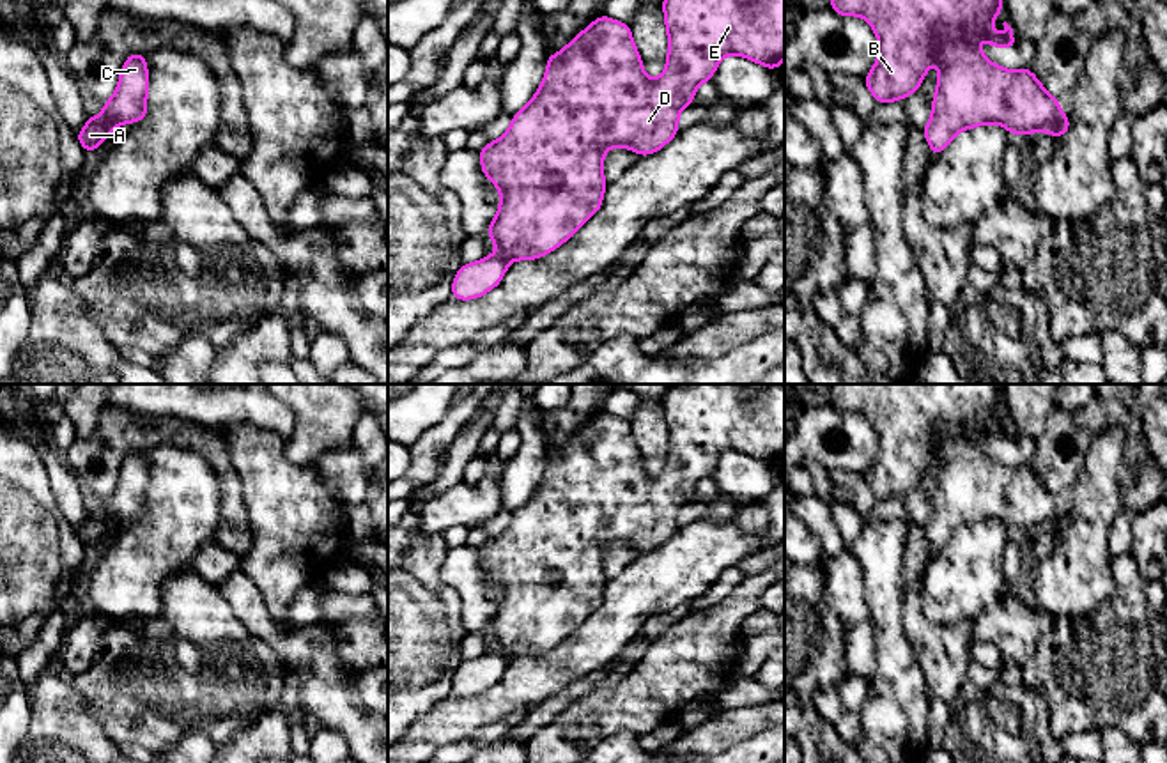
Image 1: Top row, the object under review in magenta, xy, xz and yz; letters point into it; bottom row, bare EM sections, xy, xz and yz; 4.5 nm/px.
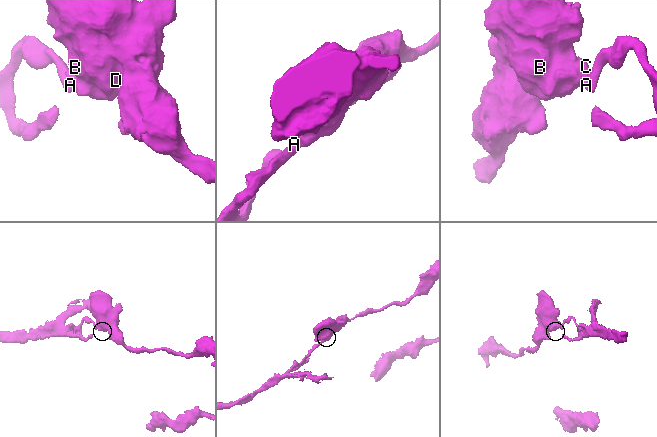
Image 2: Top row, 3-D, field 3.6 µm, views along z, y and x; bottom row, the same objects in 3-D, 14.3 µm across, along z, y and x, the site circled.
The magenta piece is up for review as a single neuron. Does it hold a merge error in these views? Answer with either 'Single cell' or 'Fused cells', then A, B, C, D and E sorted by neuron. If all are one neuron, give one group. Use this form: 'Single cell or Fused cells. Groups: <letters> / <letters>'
Fused cells. Groups: A / B C D E

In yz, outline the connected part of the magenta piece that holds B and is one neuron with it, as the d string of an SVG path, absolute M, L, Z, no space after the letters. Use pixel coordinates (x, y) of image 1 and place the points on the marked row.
M831 0L831 11L839 16L862 16L877 34L878 57L862 81L880 104L914 94L930 62L937 60L940 71L931 119L921 127L933 158L963 129L1001 124L1009 135L1045 133L1061 113L1063 103L1043 89L1031 67L1009 71L995 66L974 42L983 37L992 48L1016 46L1006 21L1002 35L990 30L993 16L1004 12L1001 0Z

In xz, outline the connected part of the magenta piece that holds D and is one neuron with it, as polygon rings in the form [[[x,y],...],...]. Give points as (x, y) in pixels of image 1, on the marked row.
[[[661,0],[664,9],[664,23],[668,30],[668,58],[666,69],[657,80],[648,80],[645,76],[645,67],[641,55],[632,41],[632,27],[620,23],[606,14],[599,16],[579,32],[561,51],[553,53],[547,57],[547,67],[544,74],[544,81],[538,85],[537,94],[533,99],[512,115],[512,122],[508,131],[494,140],[489,142],[483,149],[480,149],[480,163],[482,173],[496,184],[501,202],[498,207],[498,214],[491,221],[487,228],[489,239],[496,244],[498,253],[508,260],[537,260],[556,248],[560,248],[567,239],[570,239],[600,207],[604,200],[606,179],[602,159],[611,147],[627,147],[639,156],[655,154],[661,150],[669,140],[676,136],[680,131],[678,127],[678,113],[694,103],[696,89],[712,80],[719,62],[726,55],[738,55],[749,58],[760,66],[765,66],[772,71],[777,71],[781,62],[784,60],[784,0]]]

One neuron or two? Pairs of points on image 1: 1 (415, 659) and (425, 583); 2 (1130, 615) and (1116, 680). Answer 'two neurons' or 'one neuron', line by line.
1: one neuron
2: one neuron

